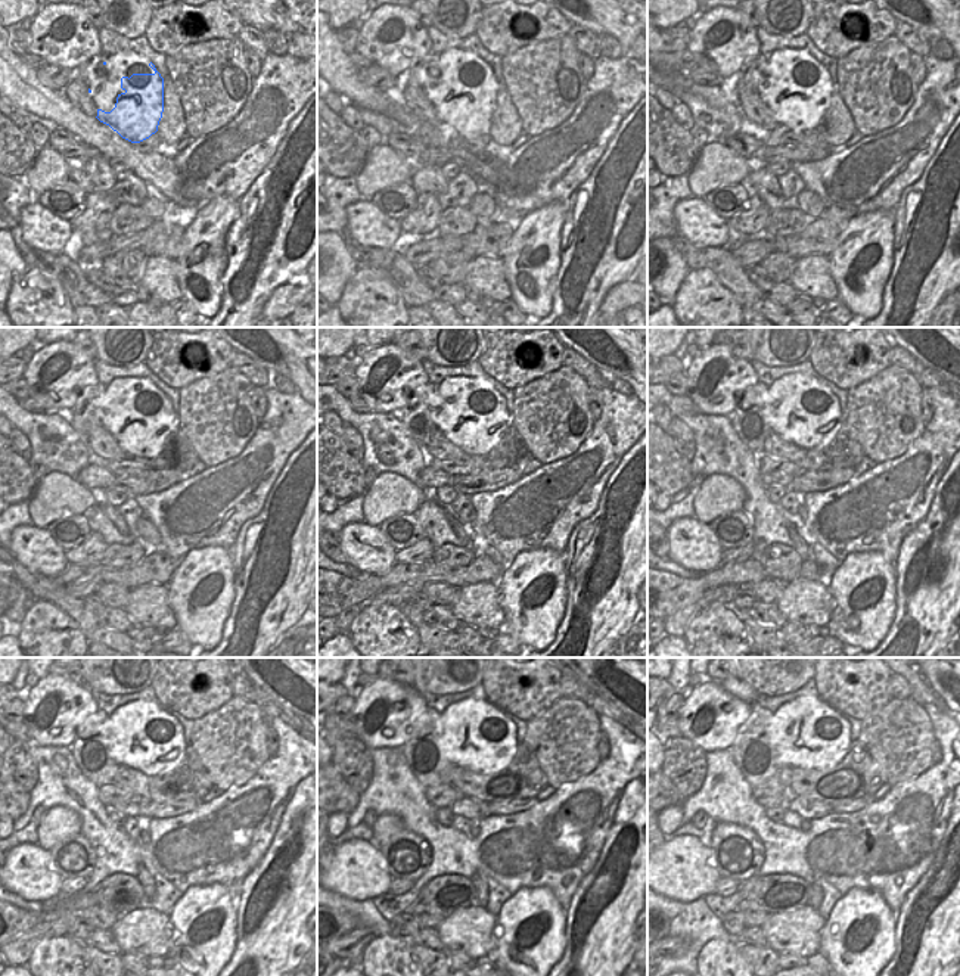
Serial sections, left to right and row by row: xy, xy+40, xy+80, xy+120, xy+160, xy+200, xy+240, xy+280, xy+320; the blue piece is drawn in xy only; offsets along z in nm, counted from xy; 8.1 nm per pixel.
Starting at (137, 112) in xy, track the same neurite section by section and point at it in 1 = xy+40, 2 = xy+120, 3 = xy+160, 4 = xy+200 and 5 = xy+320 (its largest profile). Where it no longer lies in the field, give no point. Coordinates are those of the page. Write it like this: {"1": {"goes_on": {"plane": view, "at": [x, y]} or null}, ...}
{"1": {"goes_on": {"plane": "xy+40", "at": [468, 112]}}, "2": {"goes_on": {"plane": "xy+120", "at": [151, 429]}}, "3": {"goes_on": {"plane": "xy+160", "at": [481, 426]}}, "4": {"goes_on": {"plane": "xy+200", "at": [816, 426]}}, "5": {"goes_on": {"plane": "xy+320", "at": [829, 751]}}}

